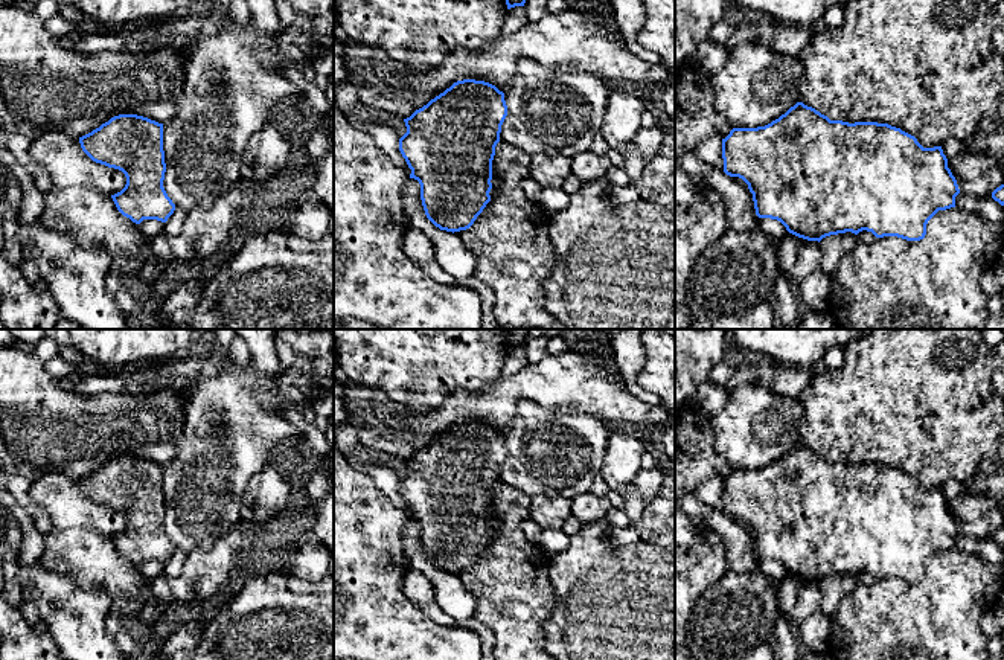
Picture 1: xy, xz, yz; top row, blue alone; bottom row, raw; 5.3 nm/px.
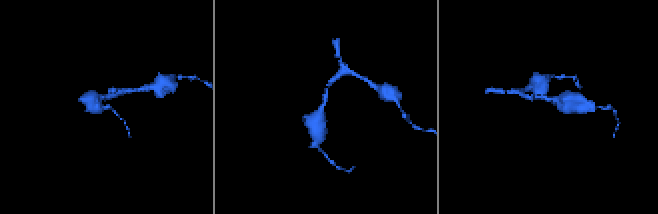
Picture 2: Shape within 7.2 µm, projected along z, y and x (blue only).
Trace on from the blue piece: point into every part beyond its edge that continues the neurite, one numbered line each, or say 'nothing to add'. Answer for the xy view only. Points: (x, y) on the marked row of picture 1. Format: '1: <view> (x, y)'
nothing to add

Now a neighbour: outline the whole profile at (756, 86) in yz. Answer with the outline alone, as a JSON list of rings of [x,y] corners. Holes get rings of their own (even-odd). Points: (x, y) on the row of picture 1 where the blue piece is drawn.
[[[757,41],[739,44],[725,66],[713,76],[715,108],[733,128],[757,128],[771,123],[800,102],[803,66]]]

